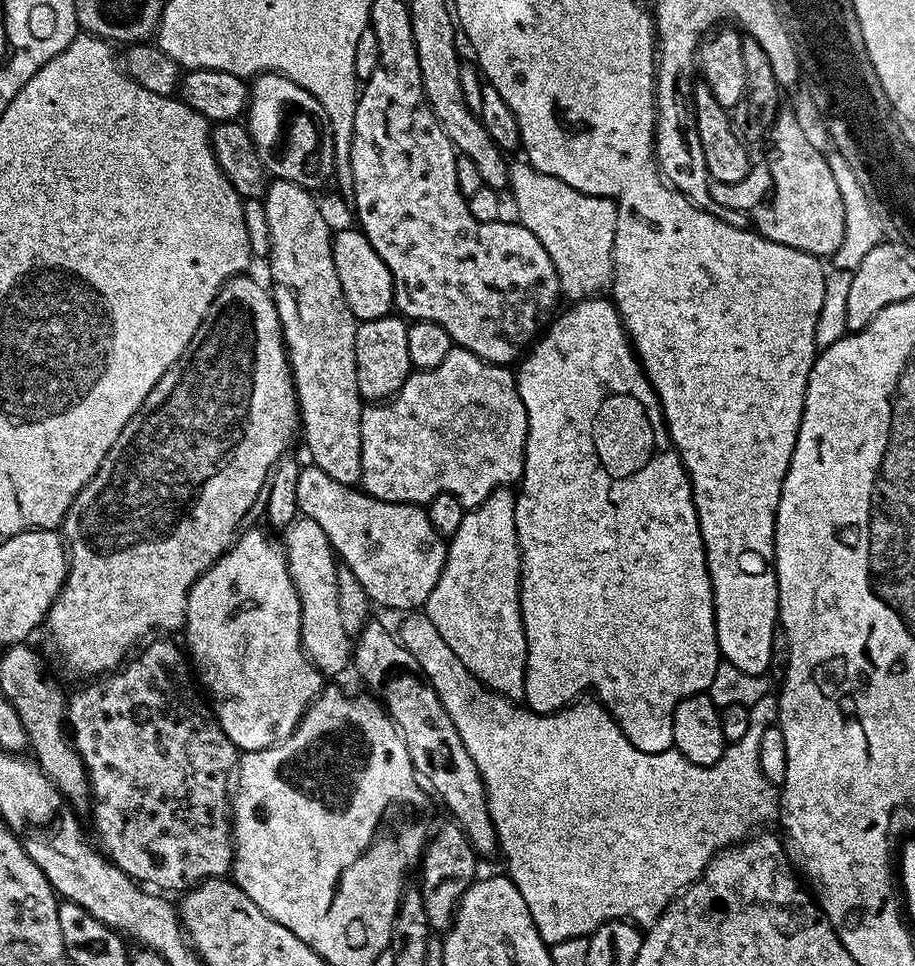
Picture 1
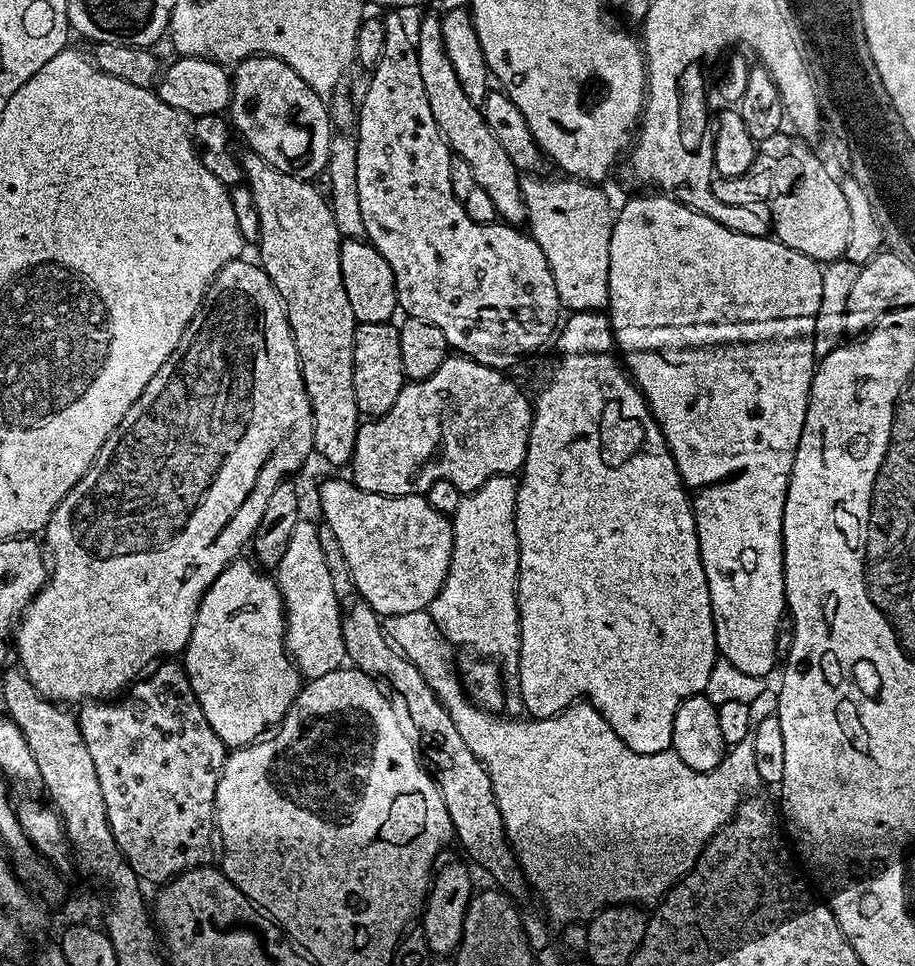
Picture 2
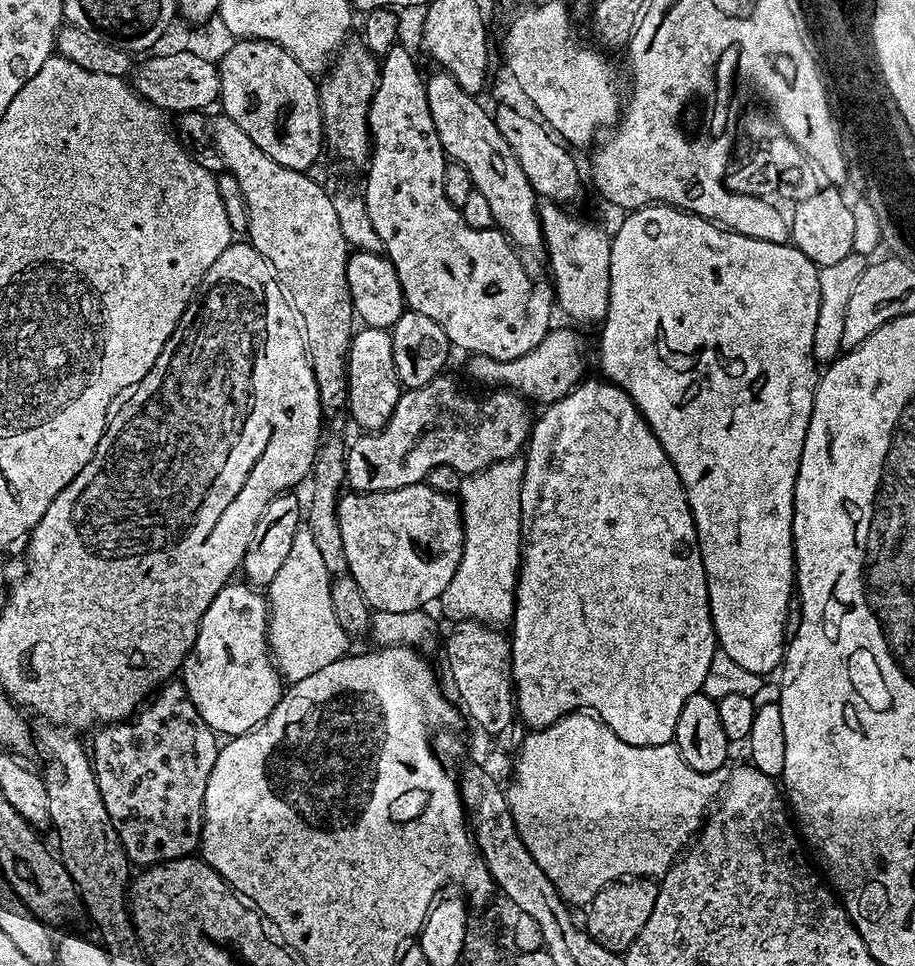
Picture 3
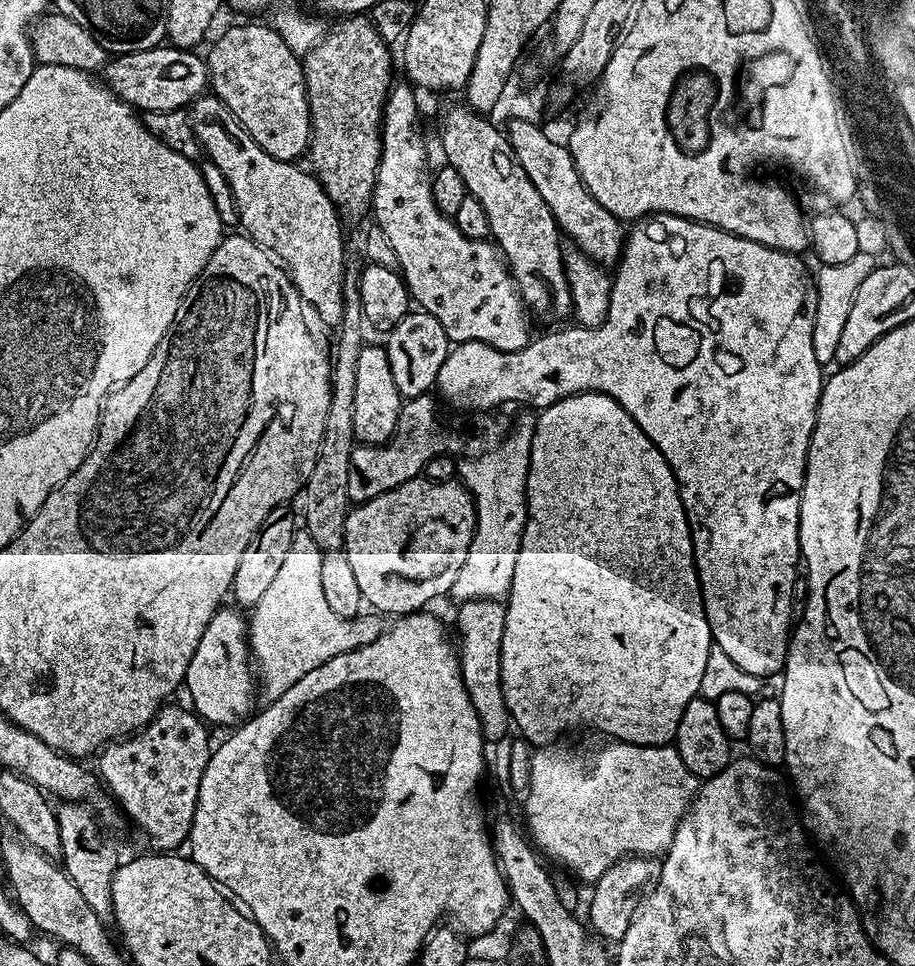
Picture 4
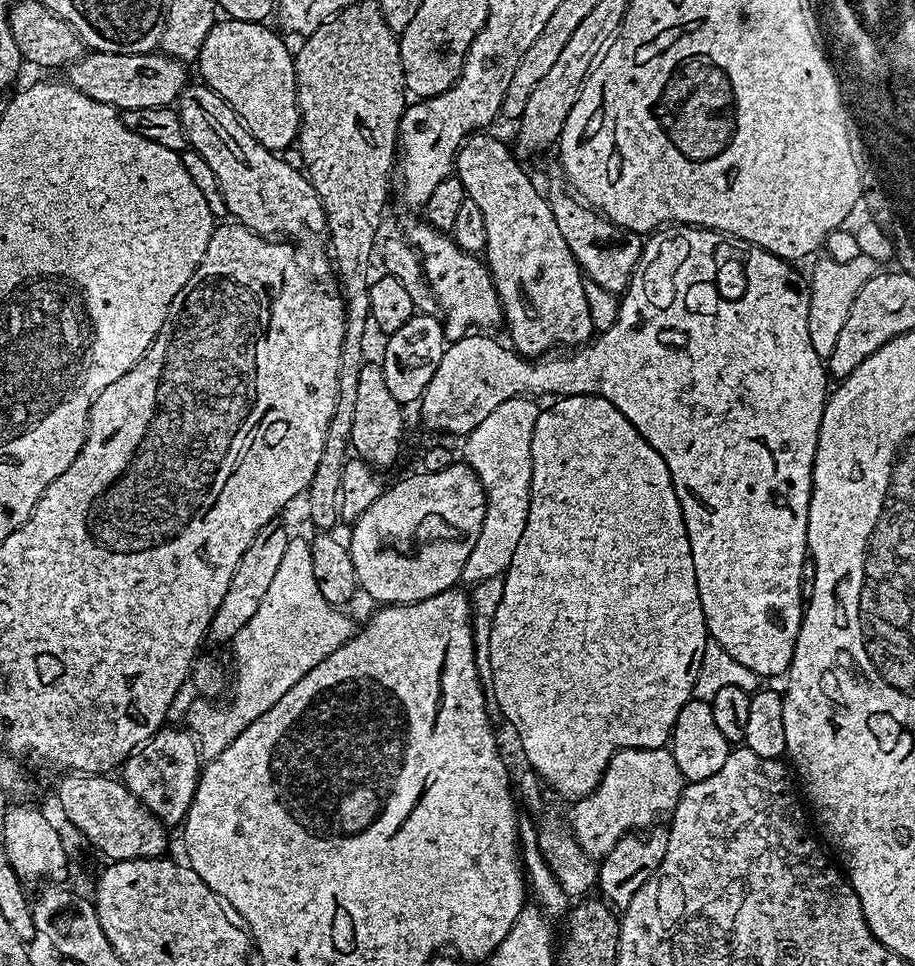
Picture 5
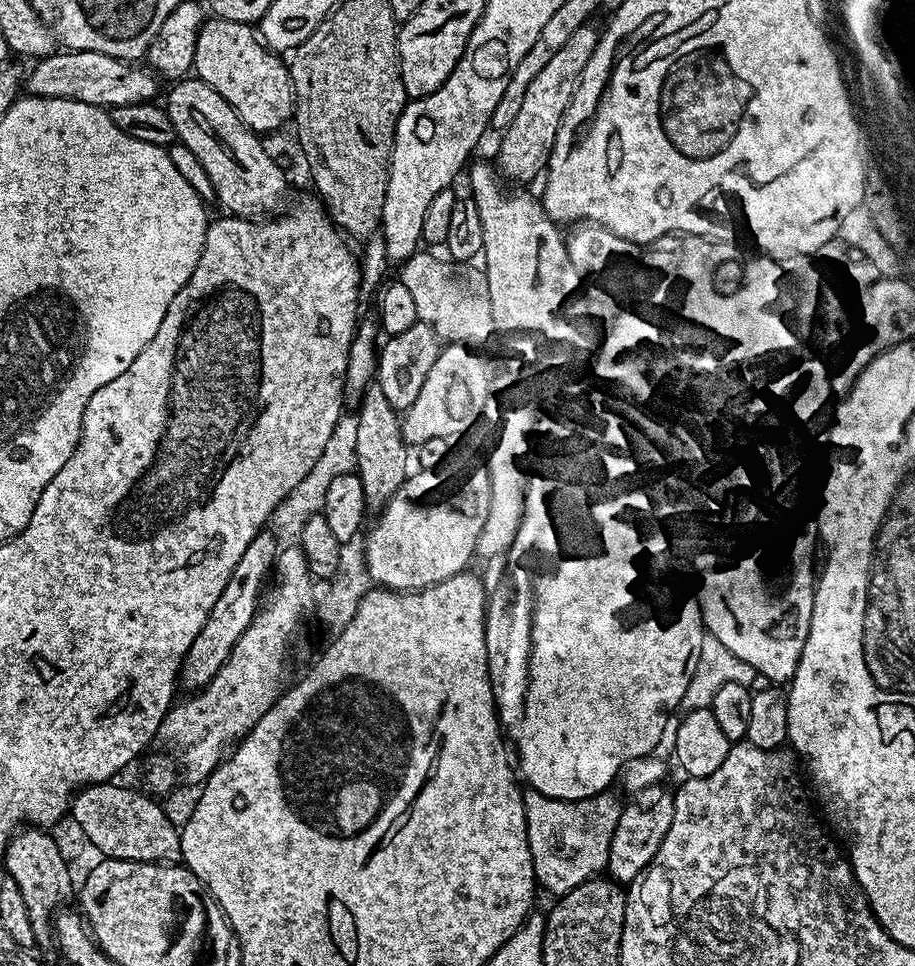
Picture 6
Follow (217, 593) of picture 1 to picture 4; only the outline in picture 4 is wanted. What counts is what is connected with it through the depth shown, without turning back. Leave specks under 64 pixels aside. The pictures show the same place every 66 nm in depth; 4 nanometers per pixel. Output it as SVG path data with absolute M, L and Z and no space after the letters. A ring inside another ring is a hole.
M221 607L210 618L194 658L184 675L183 687L188 688L191 707L197 716L209 725L232 724L239 726L253 715L252 703L258 700L258 680L248 647L248 621L235 607Z

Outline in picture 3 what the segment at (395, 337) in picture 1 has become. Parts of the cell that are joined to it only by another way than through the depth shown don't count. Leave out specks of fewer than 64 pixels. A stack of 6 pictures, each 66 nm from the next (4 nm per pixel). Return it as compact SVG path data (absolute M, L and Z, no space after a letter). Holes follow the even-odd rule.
M361 327L353 335L348 347L346 375L346 412L352 415L353 422L364 432L376 432L379 428L384 428L386 422L390 422L390 414L394 414L394 406L398 406L398 398L402 391L398 370L394 366L394 342L389 329Z

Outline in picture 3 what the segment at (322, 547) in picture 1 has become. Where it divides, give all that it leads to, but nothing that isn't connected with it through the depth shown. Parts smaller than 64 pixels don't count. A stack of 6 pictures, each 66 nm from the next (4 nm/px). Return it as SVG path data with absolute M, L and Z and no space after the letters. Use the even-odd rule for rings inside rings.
M301 526L298 534L294 534L290 555L282 570L278 570L274 582L266 589L268 651L288 684L302 682L302 678L310 678L310 674L330 666L330 662L338 662L349 655L349 634L338 626L338 618L334 618L334 602L330 602L332 582L333 577L322 563L314 537L307 526Z

